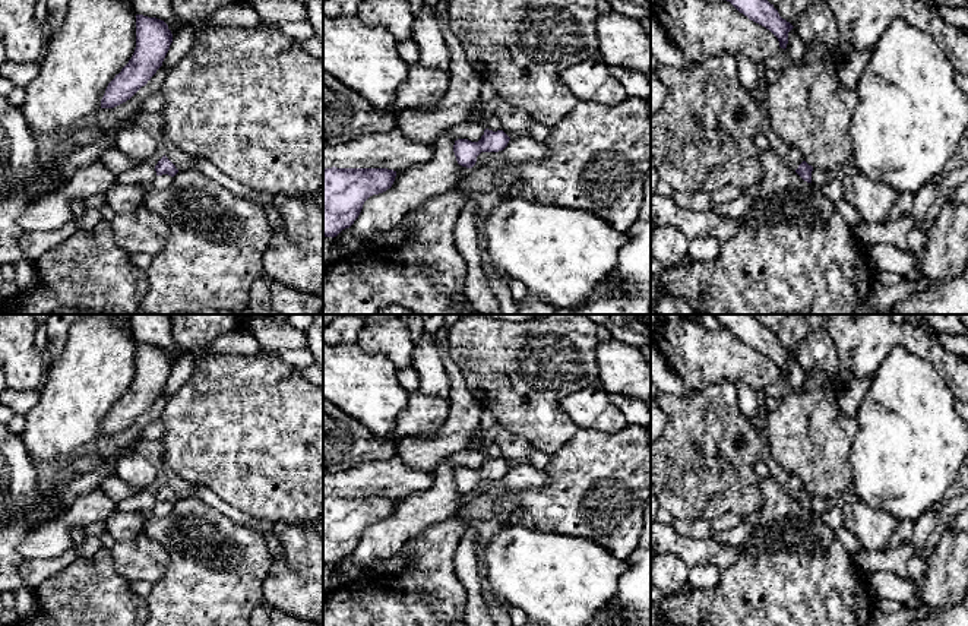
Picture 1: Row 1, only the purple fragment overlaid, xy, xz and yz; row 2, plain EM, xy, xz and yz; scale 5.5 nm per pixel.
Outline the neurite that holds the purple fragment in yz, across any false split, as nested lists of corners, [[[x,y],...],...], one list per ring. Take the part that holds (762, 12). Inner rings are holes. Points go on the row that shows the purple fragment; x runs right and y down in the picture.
[[[727,0],[740,13],[750,20],[769,29],[779,41],[781,48],[787,48],[788,32],[794,28],[790,22],[782,19],[778,10],[768,0]]]

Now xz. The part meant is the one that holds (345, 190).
[[[323,168],[323,238],[349,228],[364,202],[390,189],[395,177],[387,168]]]

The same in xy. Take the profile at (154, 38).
[[[136,15],[136,48],[129,63],[108,83],[101,108],[114,108],[130,99],[145,86],[162,61],[173,42],[168,25],[156,18]]]

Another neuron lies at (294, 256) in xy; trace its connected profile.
[[[311,196],[287,197],[278,208],[282,228],[273,230],[262,263],[269,281],[281,282],[323,300],[323,211]]]

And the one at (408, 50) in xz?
[[[412,38],[398,42],[398,54],[408,66],[420,63],[420,48]]]

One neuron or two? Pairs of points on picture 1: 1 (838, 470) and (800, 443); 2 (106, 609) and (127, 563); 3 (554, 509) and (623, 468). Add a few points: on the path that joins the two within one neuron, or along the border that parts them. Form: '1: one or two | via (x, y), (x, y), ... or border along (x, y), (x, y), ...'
1: one | via (829, 467), (809, 446)
2: two | border along (110, 550), (113, 566), (129, 582)
3: one | via (572, 502), (584, 493), (594, 493), (606, 481)

